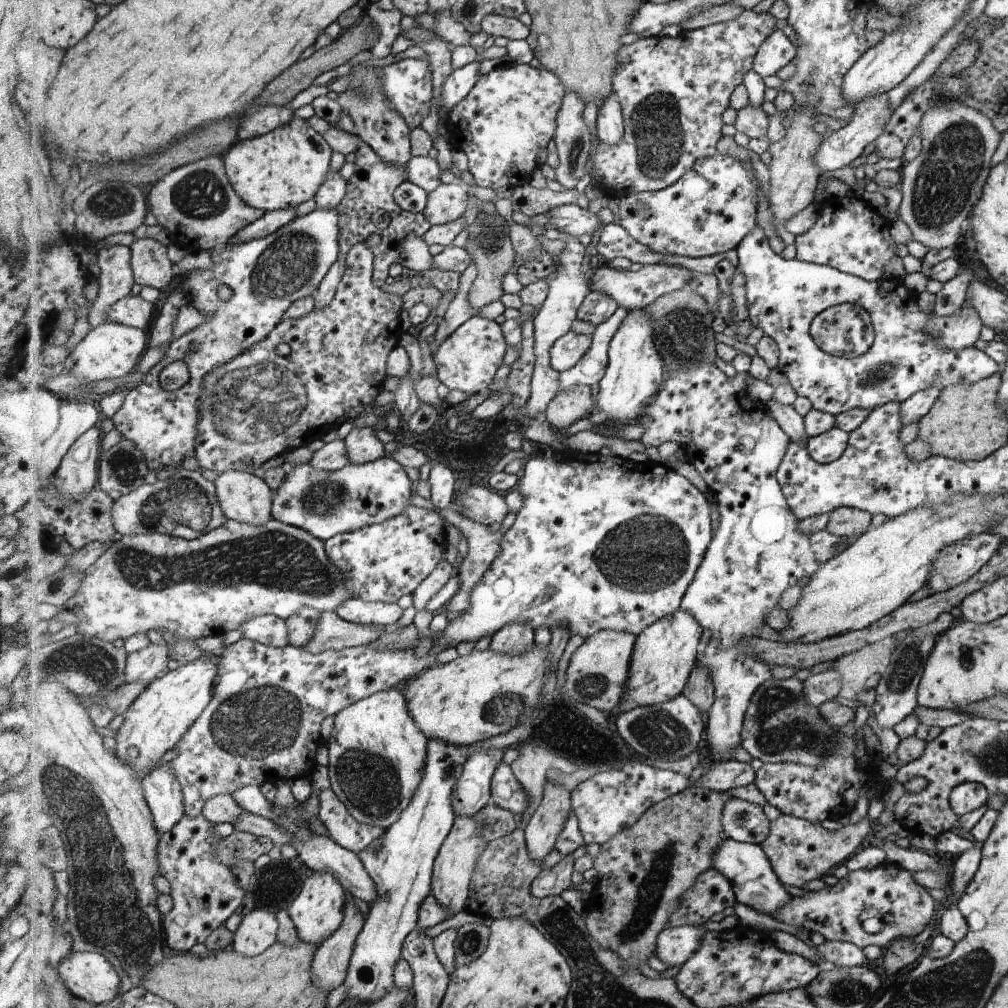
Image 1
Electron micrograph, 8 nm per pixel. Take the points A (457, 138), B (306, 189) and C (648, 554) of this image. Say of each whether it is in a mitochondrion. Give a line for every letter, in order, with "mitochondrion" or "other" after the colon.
A: other
B: other
C: mitochondrion

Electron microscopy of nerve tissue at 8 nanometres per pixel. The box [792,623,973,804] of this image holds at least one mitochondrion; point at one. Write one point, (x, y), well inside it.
(906, 666)

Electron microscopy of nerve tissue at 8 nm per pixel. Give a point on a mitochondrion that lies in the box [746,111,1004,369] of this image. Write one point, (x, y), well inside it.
(951, 170)

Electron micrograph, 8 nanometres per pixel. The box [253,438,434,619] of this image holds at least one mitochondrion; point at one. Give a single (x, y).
(321, 497)

